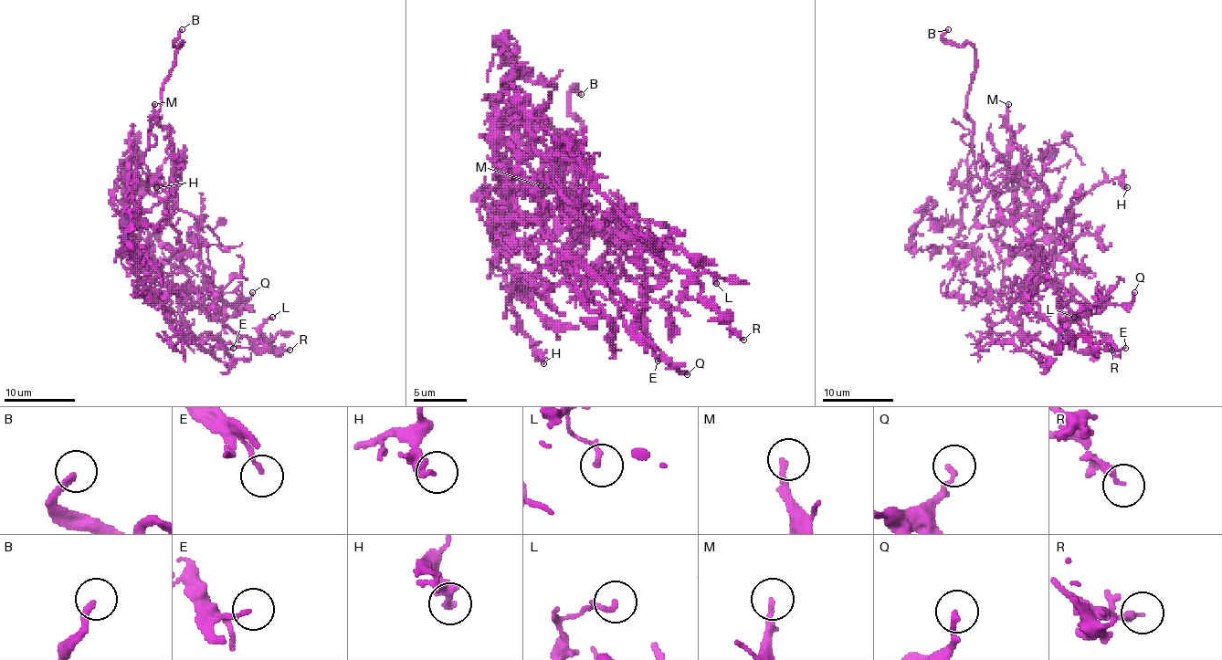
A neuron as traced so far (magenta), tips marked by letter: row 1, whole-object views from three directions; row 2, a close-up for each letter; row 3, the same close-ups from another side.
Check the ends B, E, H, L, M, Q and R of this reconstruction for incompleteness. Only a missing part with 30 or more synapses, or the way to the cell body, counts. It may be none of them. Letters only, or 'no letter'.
B

